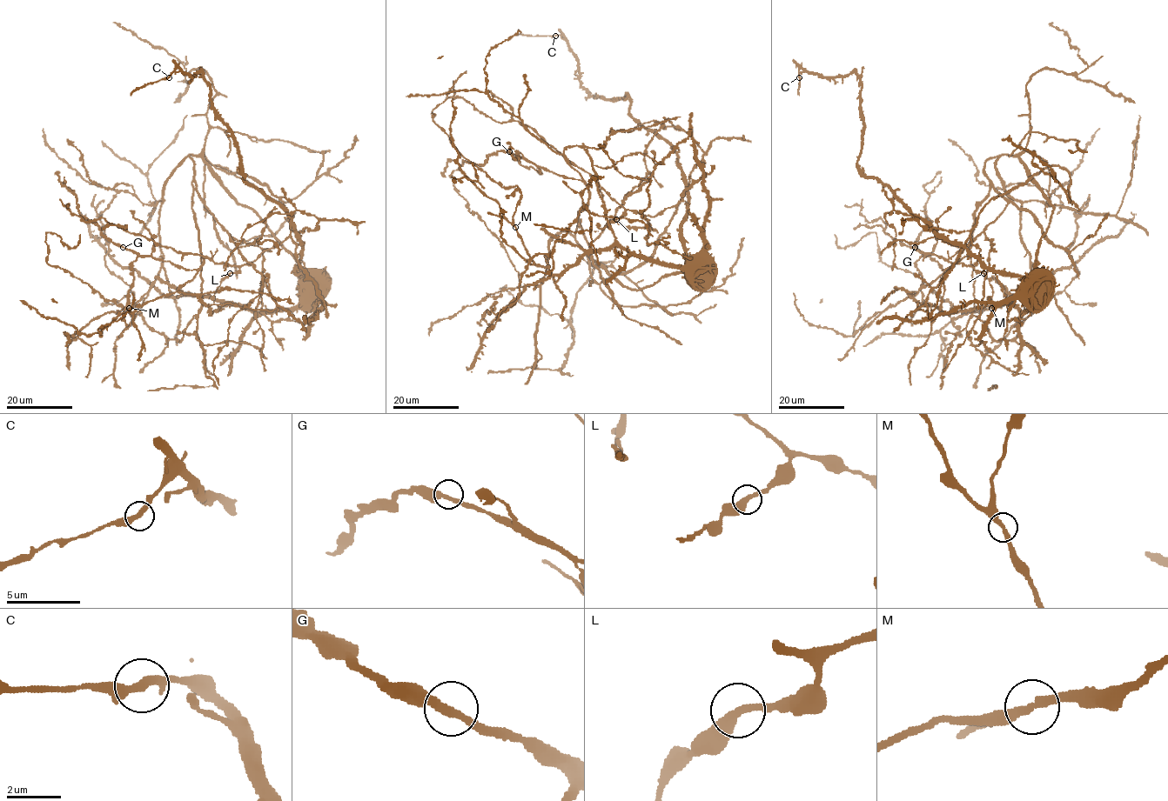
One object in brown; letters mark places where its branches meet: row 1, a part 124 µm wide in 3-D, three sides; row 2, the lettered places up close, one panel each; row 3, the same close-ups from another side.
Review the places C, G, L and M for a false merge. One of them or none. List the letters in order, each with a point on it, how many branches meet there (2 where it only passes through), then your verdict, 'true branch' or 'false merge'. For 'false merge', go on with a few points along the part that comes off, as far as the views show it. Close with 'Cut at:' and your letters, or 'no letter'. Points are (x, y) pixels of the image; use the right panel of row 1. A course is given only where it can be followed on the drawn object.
C: at (799, 77); 2 branches meet; true branch
G: at (915, 247); 2 branches meet; true branch
L: at (983, 273); 2 branches meet; true branch
M: at (991, 308); 2 branches meet; true branch
Cut at: no letter

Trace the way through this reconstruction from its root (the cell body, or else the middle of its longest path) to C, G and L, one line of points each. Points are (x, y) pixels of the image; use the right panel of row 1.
C: (1045, 168), (992, 198), (965, 245), (954, 245), (884, 184), (861, 172), (858, 75), (799, 70), (799, 77)
G: (1045, 168), (1026, 151), (990, 157), (984, 168), (990, 195), (975, 212), (969, 253), (943, 270), (915, 247)
L: (1045, 168), (1023, 183), (992, 198), (979, 214), (970, 239), (980, 250), (974, 267), (983, 273)

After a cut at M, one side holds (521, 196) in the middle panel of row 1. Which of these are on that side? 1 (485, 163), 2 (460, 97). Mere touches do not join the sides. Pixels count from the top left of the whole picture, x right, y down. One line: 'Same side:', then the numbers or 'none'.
Same side: none

